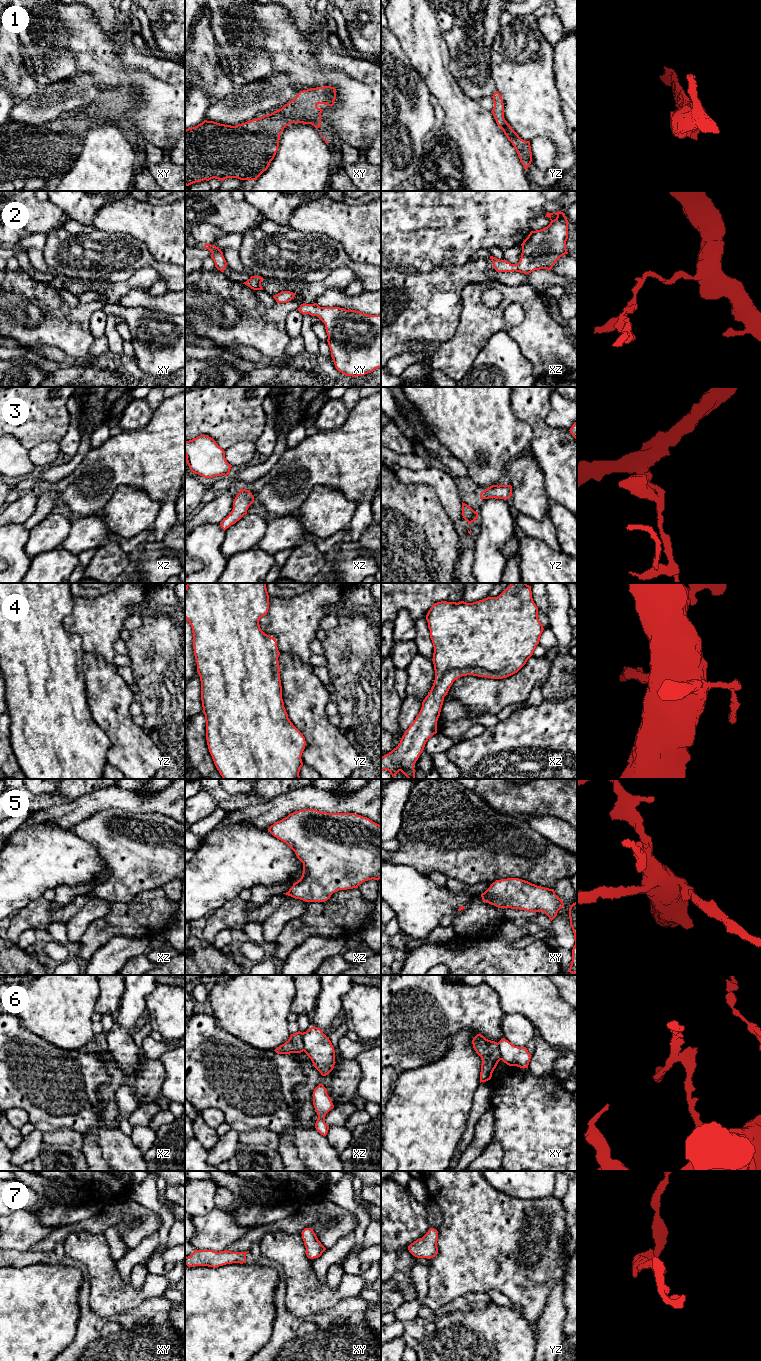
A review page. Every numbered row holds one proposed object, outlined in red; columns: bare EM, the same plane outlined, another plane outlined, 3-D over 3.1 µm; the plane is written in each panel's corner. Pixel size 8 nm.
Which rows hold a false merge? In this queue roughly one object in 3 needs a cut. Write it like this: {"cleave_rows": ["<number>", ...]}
{"cleave_rows": ["6"]}

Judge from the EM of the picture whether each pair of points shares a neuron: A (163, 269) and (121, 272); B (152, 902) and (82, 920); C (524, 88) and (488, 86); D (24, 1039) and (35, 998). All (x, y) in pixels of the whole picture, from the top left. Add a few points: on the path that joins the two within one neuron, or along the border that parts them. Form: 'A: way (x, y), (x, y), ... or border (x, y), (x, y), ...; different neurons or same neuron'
A: way (153, 263), (150, 261), (131, 262); same neuron
B: border (110, 902), (109, 909), (94, 919), (86, 929); different neurons
C: border (489, 63), (491, 78), (496, 90); different neurons
D: border (17, 1016), (24, 1027), (46, 1041); different neurons

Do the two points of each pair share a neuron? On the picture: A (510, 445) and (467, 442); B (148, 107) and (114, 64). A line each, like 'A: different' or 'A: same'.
A: same
B: same

